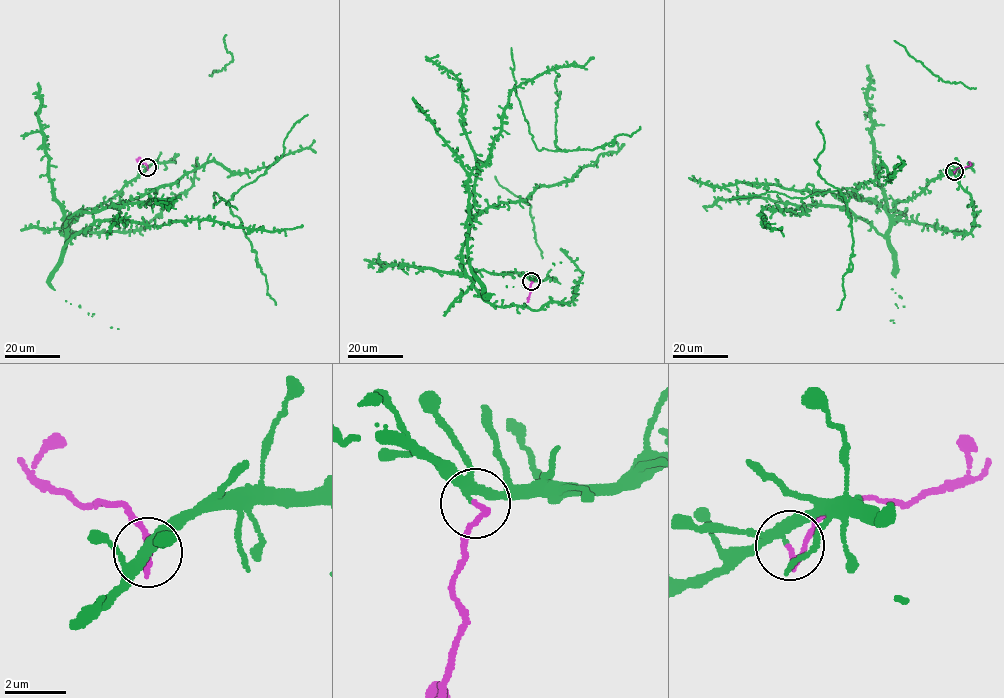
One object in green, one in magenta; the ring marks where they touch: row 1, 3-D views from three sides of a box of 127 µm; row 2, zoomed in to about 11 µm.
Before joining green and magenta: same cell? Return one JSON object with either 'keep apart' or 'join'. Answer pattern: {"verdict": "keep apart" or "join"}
{"verdict": "keep apart"}

